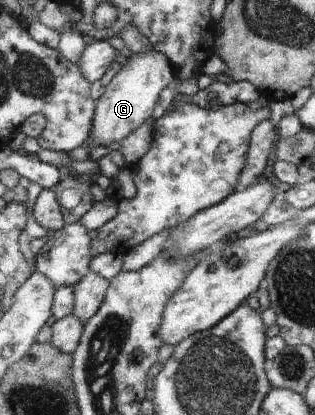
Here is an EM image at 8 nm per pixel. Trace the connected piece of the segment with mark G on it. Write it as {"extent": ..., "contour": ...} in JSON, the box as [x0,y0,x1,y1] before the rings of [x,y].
{"extent":[86,48,175,160],"contour":[[[156,48],[144,54],[133,54],[132,58],[126,62],[124,70],[114,76],[114,80],[110,81],[103,94],[96,100],[92,134],[86,144],[89,148],[88,160],[90,160],[91,149],[105,147],[106,144],[113,142],[120,144],[120,141],[130,132],[146,122],[152,116],[162,90],[171,88],[175,75],[172,61]]]}

